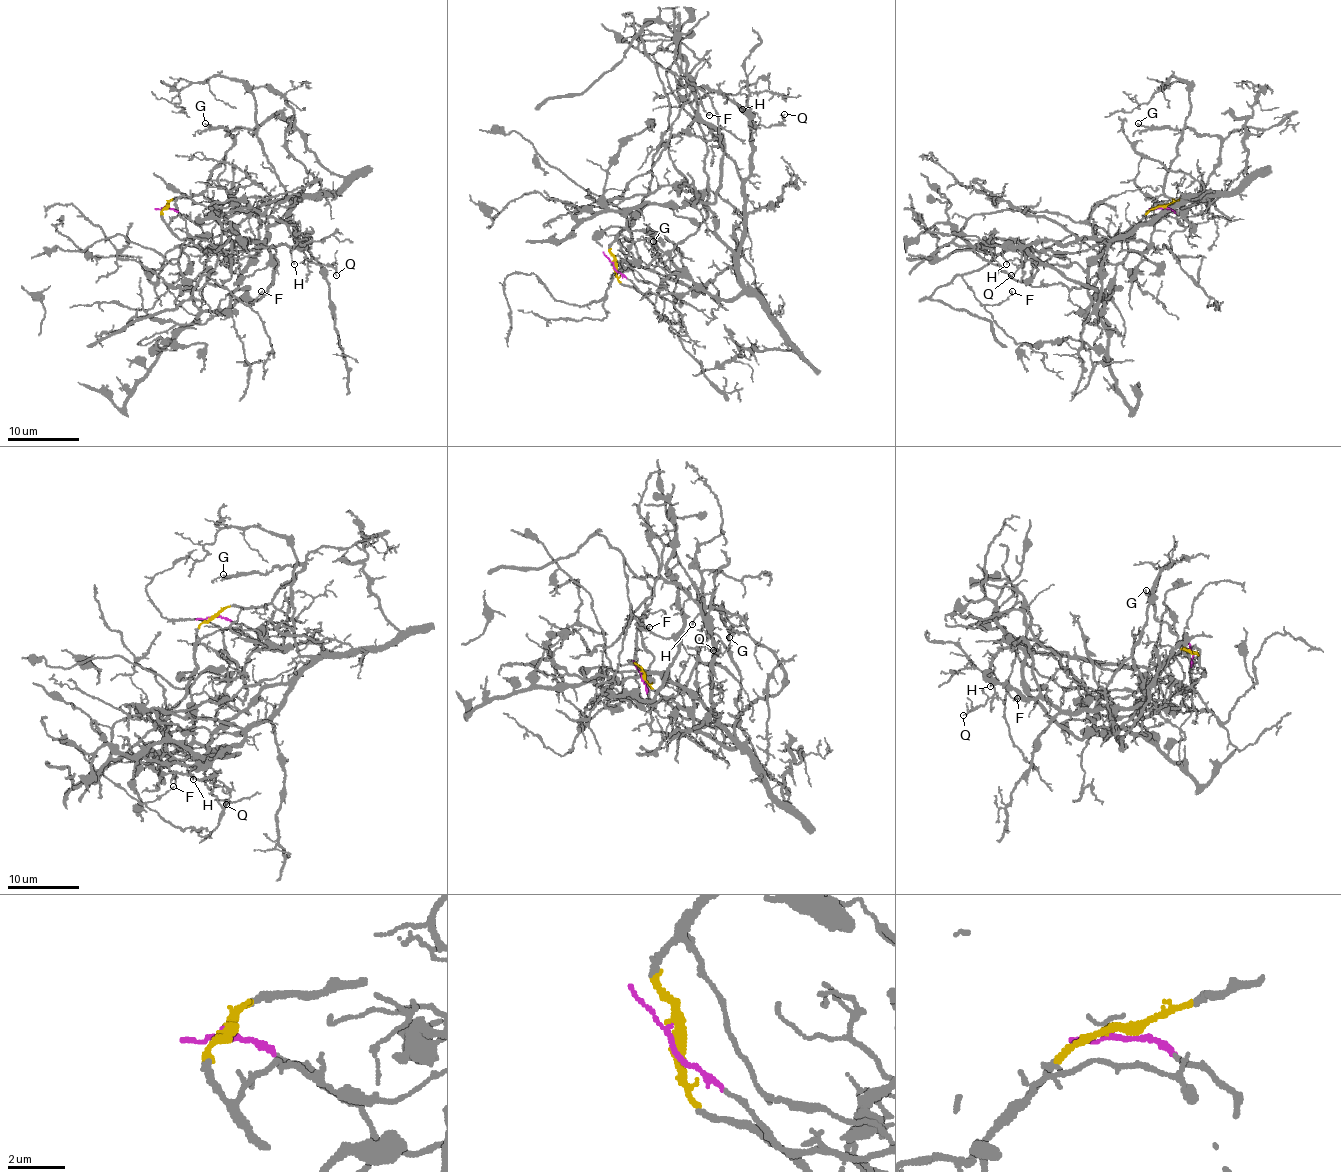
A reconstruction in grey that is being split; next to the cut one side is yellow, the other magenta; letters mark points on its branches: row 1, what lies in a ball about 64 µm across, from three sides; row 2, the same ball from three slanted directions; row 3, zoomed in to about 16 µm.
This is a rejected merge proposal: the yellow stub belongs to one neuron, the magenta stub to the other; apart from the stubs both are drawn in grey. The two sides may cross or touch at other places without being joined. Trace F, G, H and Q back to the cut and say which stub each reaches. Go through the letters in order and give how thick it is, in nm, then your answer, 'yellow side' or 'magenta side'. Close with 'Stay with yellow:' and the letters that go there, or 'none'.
F: calibre 120 nm; yellow side
G: calibre 150 nm; yellow side
H: calibre 130 nm; magenta side
Q: calibre 130 nm; magenta side
Stay with yellow: F, G

